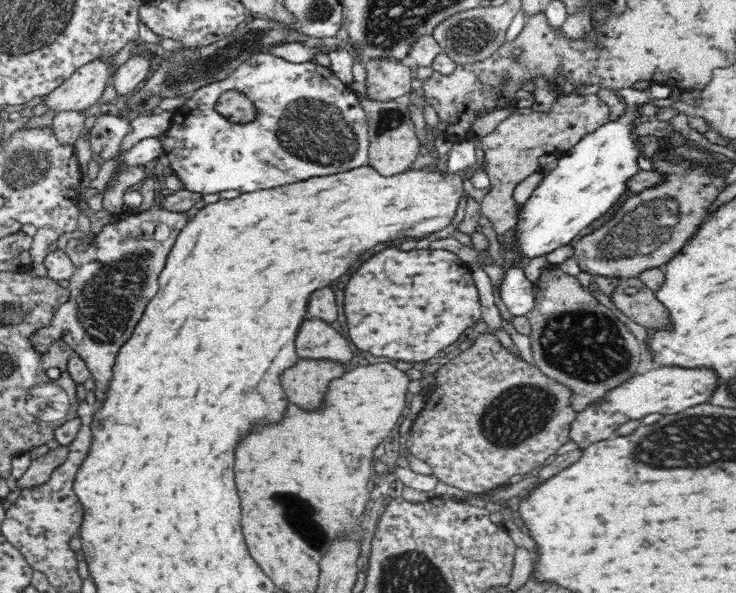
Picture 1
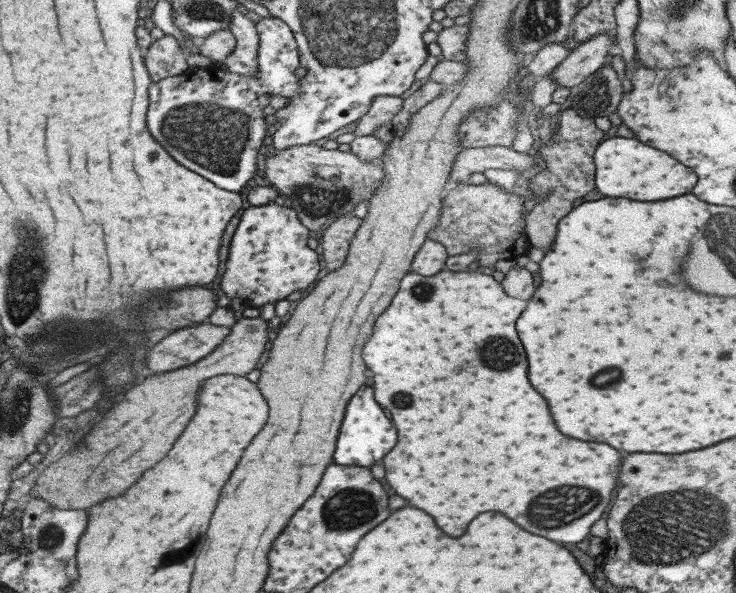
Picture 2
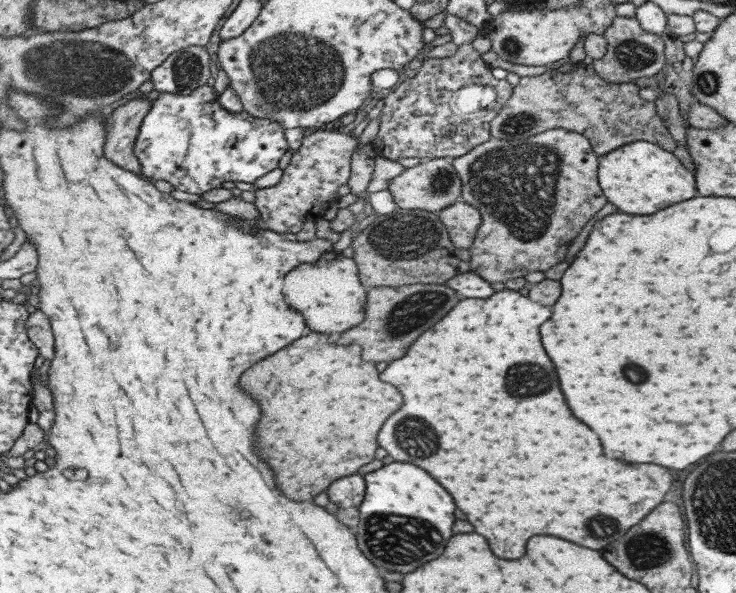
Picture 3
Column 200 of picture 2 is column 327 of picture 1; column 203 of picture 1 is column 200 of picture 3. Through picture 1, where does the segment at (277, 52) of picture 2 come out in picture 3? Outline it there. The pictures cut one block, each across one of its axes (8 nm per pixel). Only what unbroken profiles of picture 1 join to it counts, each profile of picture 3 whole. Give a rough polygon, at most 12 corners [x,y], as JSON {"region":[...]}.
{"region":[[213,86],[161,92],[132,146],[141,176],[201,195],[253,183],[279,123]]}

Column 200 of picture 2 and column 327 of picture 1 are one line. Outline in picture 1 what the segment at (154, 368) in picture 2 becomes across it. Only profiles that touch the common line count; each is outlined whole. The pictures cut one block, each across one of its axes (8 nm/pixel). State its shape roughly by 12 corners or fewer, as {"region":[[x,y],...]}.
{"region":[[321,319],[304,320],[300,359],[348,363],[346,338]]}

